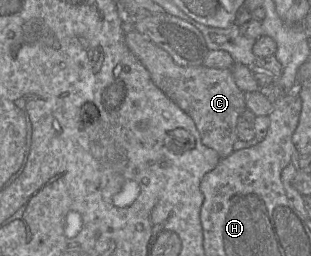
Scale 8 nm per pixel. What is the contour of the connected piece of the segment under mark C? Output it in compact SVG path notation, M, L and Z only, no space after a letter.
M133 28L126 29L125 43L147 69L154 84L192 118L202 143L215 150L221 159L229 156L238 139L238 118L246 109L244 93L236 85L231 70L208 68L204 65L179 66L165 50Z

